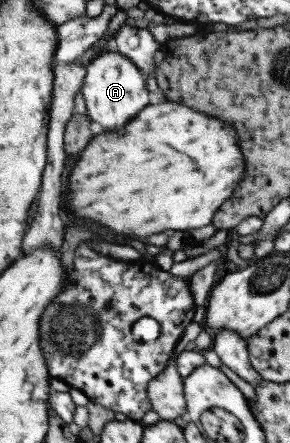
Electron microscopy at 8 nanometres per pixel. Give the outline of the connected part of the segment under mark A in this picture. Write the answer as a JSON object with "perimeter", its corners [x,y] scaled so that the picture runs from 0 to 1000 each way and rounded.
{"perimeter":[[[369,115],[324,126],[293,151],[276,205],[293,228],[297,260],[345,280],[359,296],[421,287],[459,260],[510,237],[510,205],[486,160],[414,117]]]}

